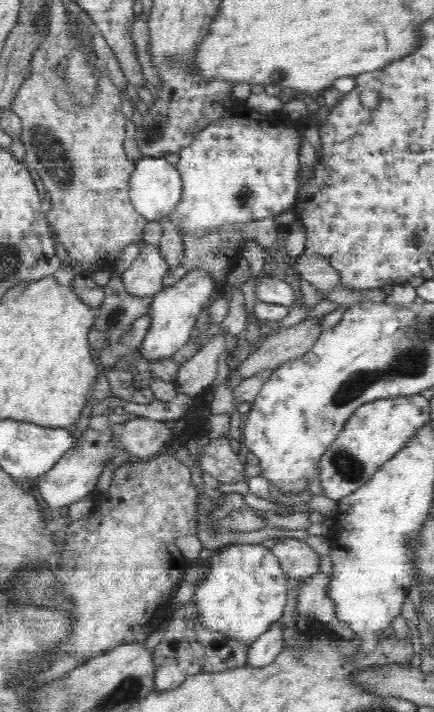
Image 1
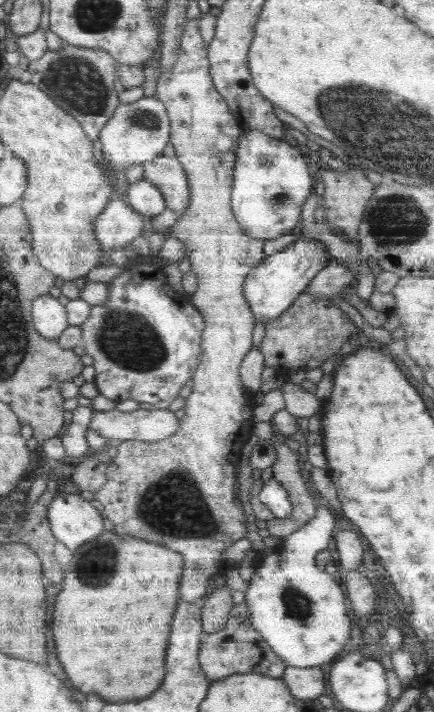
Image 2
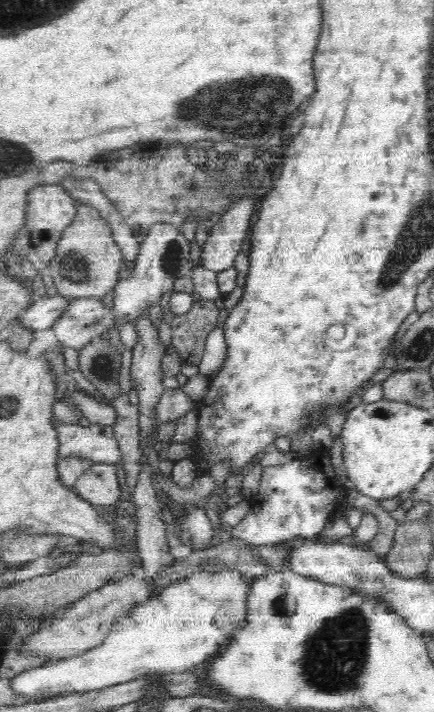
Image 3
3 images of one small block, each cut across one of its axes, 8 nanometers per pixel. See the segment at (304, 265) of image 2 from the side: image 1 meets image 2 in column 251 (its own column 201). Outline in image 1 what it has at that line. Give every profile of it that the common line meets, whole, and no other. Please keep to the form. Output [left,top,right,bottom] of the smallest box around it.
[139,271,213,362]

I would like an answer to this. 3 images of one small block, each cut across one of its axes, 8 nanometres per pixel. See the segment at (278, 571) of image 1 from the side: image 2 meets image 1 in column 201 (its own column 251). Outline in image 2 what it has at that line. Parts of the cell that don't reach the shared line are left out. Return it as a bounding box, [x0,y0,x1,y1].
[245,500,350,668]

